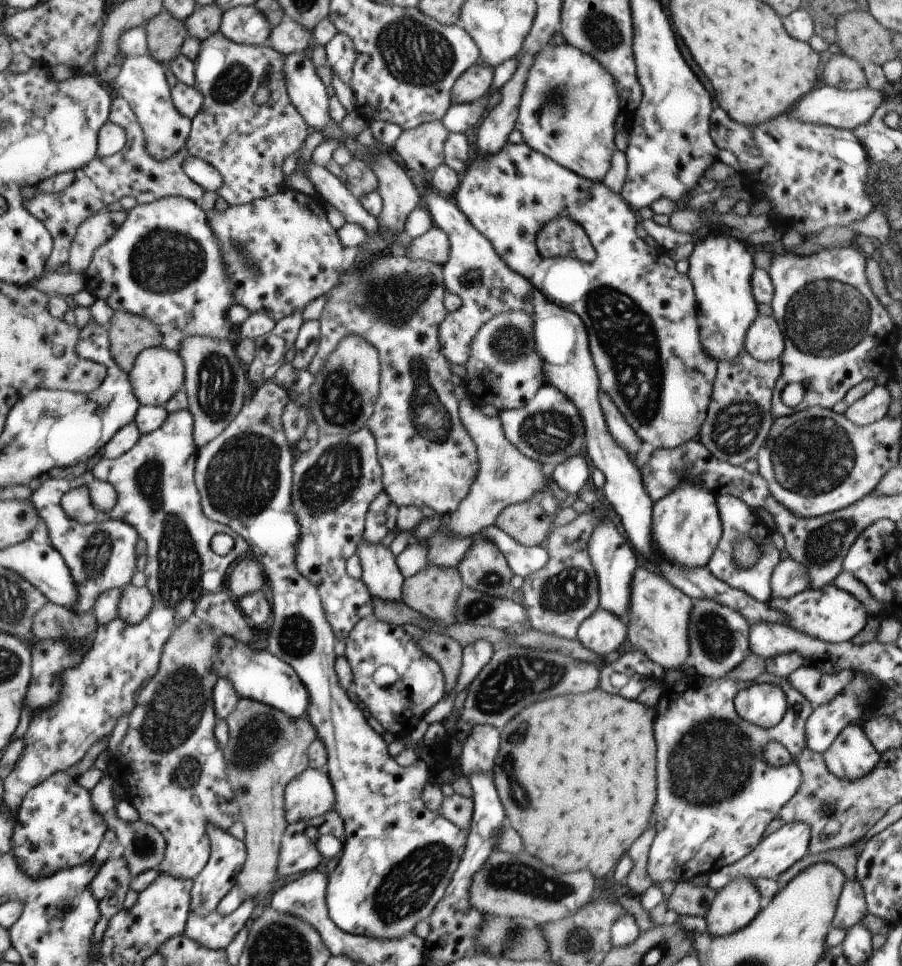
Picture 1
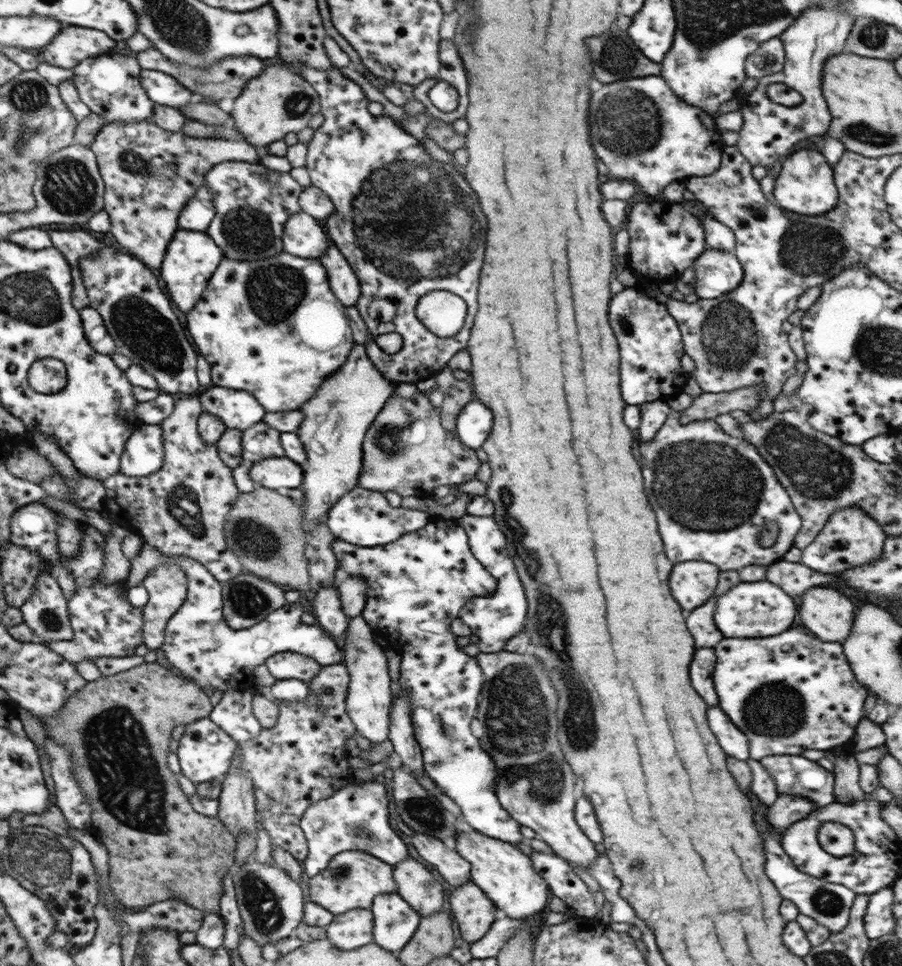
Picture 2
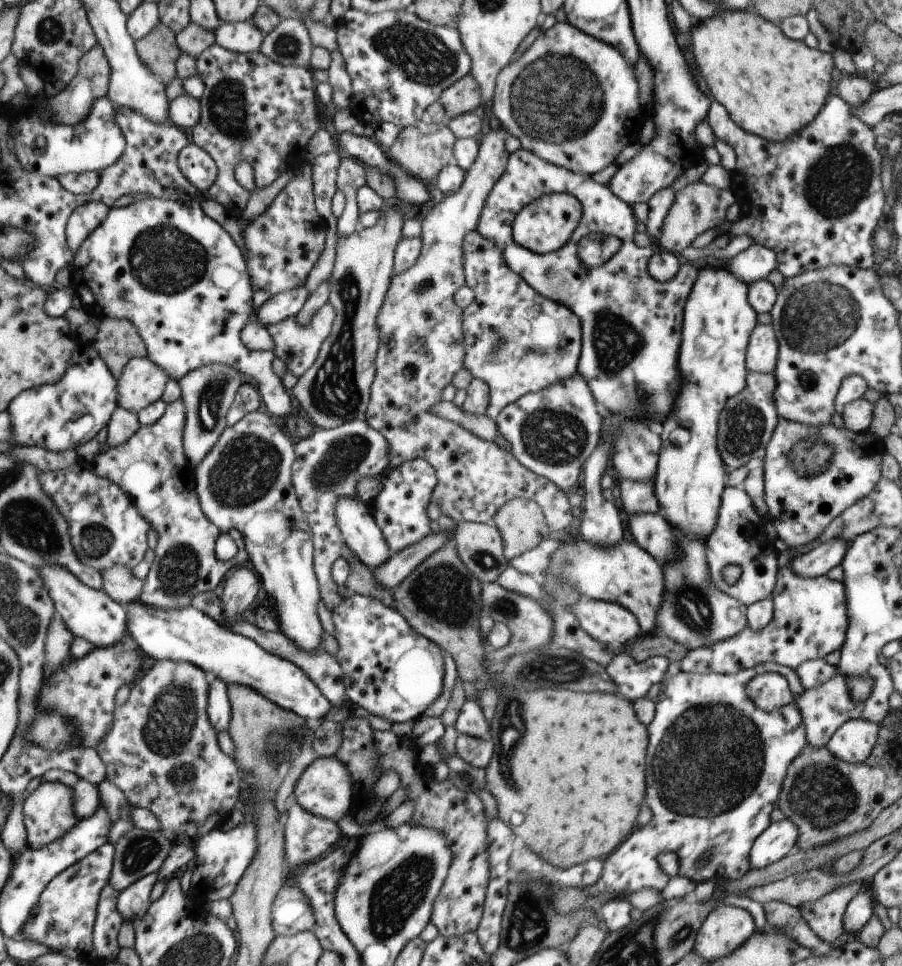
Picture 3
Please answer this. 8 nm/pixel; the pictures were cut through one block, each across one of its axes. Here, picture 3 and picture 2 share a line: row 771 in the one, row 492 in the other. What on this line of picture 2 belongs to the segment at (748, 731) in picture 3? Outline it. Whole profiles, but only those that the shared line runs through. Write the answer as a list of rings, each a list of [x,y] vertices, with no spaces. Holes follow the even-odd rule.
[[[670,411],[668,418],[663,422],[661,429],[647,442],[637,442],[639,444],[639,466],[641,466],[641,474],[643,474],[643,490],[647,494],[647,500],[649,500],[649,506],[651,510],[655,512],[655,518],[657,518],[657,530],[659,530],[659,536],[663,540],[663,550],[665,550],[665,556],[669,562],[685,562],[685,560],[703,560],[703,562],[709,562],[709,564],[715,564],[719,570],[737,570],[745,564],[759,564],[769,565],[776,560],[782,558],[782,556],[793,545],[793,538],[799,530],[801,520],[793,506],[791,505],[789,496],[785,493],[784,488],[779,484],[777,477],[773,474],[771,465],[767,464],[760,453],[755,450],[752,444],[747,441],[739,440],[739,438],[731,438],[711,419],[711,420],[697,420],[689,422],[688,424],[681,425],[678,422],[678,416],[681,412]],[[765,523],[777,523],[779,532],[777,532],[777,538],[775,538],[775,544],[769,546],[769,548],[761,548],[757,546],[757,539],[759,539],[759,531]]]

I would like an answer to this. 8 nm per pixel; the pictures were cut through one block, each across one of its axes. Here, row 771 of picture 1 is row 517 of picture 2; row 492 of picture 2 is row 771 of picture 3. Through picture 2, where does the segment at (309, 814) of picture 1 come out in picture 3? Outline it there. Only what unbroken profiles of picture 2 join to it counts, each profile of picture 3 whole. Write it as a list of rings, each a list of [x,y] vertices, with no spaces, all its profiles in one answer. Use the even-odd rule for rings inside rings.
[[[334,755],[312,760],[297,778],[292,793],[295,796],[295,801],[303,810],[307,810],[307,812],[319,818],[327,818],[337,825],[337,822],[343,820],[343,816],[349,810],[351,796],[355,791],[355,789],[351,789],[351,786],[353,786],[351,776],[345,772],[343,764]]]

